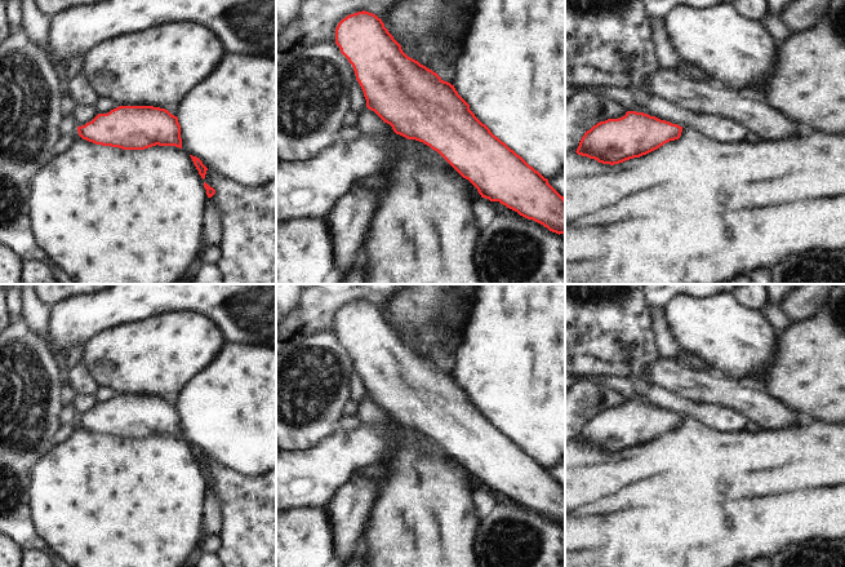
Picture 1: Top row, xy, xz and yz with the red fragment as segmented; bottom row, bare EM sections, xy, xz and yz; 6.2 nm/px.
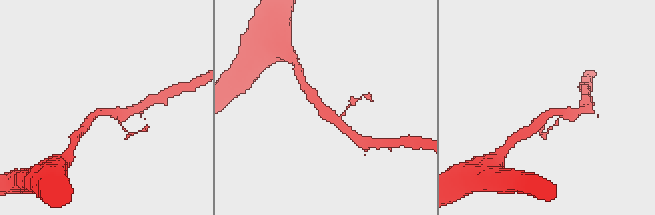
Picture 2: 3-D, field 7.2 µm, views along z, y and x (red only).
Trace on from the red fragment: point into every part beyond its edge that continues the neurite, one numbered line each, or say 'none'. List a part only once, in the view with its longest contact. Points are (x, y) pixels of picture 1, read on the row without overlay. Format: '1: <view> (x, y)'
none

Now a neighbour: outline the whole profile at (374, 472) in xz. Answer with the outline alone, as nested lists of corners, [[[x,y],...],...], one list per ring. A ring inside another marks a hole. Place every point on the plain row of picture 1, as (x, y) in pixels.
[[[383,464],[383,465],[364,466],[356,473],[356,475],[361,475],[364,478],[370,478],[370,479],[386,479],[392,473],[393,468]]]

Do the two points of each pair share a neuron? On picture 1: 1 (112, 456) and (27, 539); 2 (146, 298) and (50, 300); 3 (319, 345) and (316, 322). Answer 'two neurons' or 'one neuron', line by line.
1: two neurons
2: two neurons
3: two neurons

